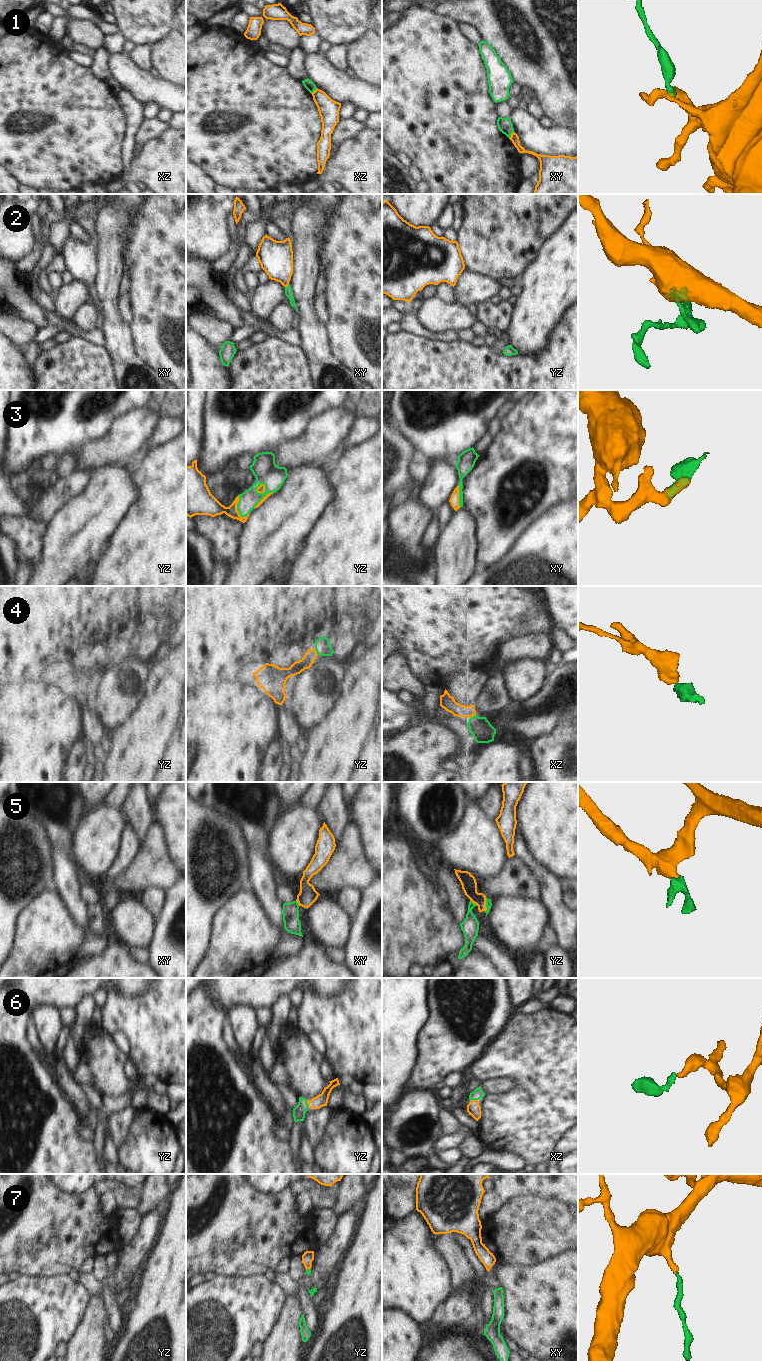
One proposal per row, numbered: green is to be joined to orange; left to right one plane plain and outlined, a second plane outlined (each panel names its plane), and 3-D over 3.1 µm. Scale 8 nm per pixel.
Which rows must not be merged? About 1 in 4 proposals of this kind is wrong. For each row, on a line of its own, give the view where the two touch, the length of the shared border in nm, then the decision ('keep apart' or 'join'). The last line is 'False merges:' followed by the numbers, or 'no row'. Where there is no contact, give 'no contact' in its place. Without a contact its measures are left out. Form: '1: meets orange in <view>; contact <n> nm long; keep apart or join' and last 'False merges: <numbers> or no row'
1: meets orange in xy; contact 70 nm long; keep apart
2: meets orange in xy; contact 40 nm long; join
3: meets orange in yz; contact 200 nm long; join
4: meets orange in yz; contact 50 nm long; join
5: meets orange in yz; contact 110 nm long; join
6: meets orange in xz; contact 60 nm long; join
7: meets orange in yz; contact 40 nm long; join
False merges: 1

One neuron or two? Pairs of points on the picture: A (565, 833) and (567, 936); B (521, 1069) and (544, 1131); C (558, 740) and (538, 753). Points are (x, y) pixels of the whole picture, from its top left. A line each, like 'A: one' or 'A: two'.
A: two
B: one
C: one

